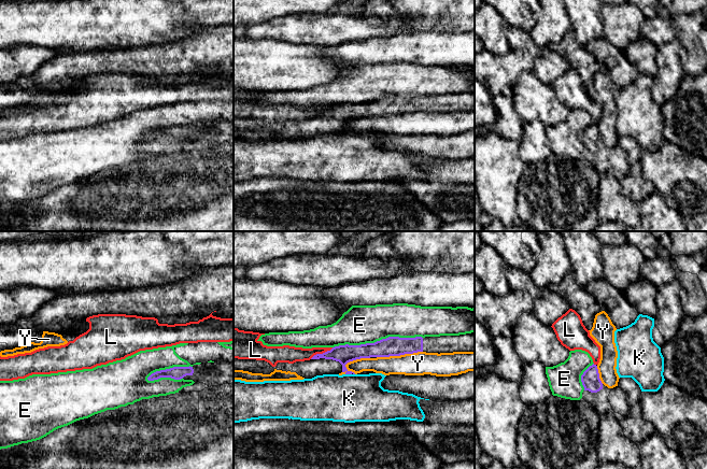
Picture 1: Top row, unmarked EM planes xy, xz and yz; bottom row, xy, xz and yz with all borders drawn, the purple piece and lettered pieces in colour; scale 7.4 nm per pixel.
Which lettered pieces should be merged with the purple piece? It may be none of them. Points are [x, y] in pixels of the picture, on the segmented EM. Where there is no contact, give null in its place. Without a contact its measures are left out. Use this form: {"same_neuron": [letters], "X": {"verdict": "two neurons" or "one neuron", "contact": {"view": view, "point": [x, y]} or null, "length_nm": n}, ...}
{"same_neuron": [], "E": {"verdict": "two neurons", "contact": {"view": "xz", "point": [377, 341]}, "length_nm": 700}, "K": {"verdict": "two neurons", "contact": {"view": "xz", "point": [349, 373]}, "length_nm": 50}, "L": {"verdict": "two neurons", "contact": {"view": "xz", "point": [321, 354]}, "length_nm": 190}, "Y": {"verdict": "two neurons", "contact": {"view": "xz", "point": [399, 355]}, "length_nm": 340}}

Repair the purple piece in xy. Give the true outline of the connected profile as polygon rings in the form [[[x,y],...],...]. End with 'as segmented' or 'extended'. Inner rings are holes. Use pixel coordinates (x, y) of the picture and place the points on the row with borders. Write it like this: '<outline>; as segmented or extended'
[[[220,360],[193,367],[173,367],[152,373],[147,380],[154,381],[160,378],[193,380],[195,382],[193,385],[183,387],[179,393],[201,392],[211,386],[234,383],[234,363]]]; extended

